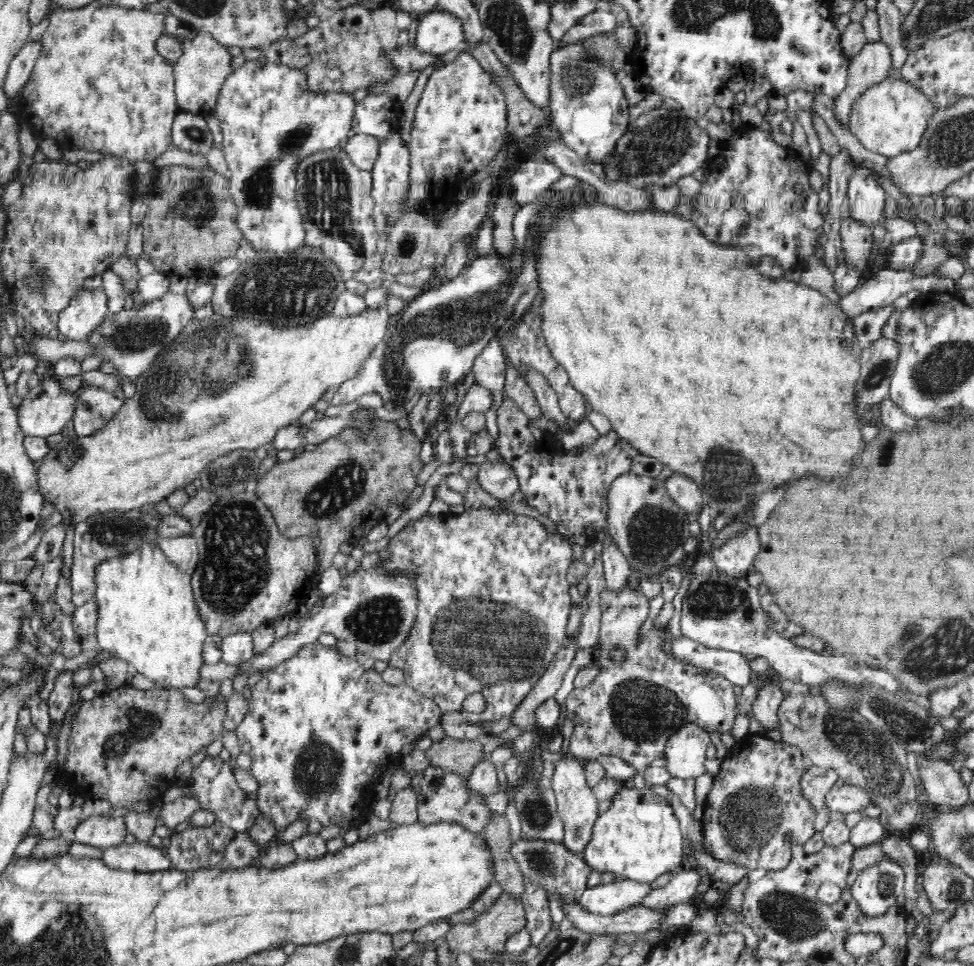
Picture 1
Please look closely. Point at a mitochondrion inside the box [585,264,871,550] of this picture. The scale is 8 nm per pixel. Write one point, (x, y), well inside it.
(727, 474)

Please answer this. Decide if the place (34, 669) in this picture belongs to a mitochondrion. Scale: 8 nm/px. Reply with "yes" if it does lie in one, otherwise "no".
no

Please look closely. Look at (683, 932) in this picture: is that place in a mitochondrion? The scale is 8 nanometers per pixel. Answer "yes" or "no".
no

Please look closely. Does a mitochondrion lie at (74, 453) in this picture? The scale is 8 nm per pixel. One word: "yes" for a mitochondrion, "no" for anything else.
yes

